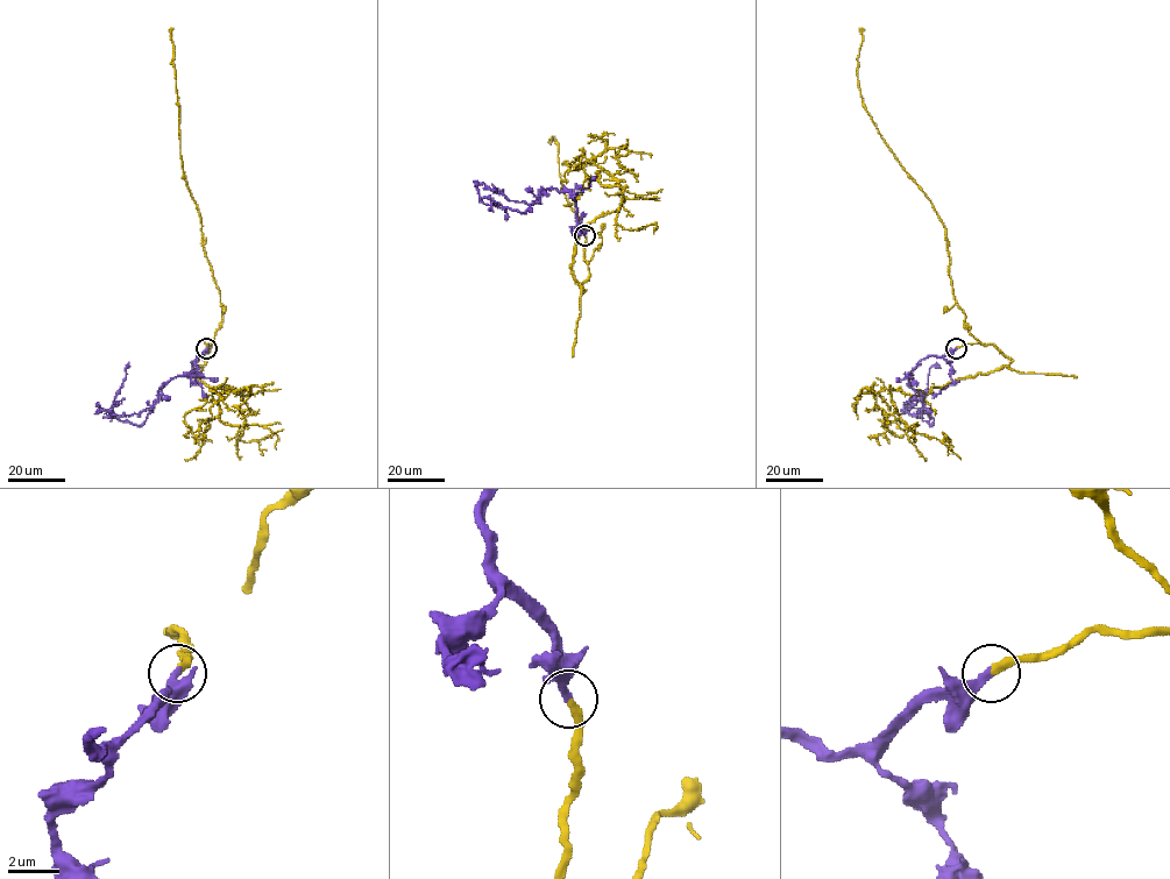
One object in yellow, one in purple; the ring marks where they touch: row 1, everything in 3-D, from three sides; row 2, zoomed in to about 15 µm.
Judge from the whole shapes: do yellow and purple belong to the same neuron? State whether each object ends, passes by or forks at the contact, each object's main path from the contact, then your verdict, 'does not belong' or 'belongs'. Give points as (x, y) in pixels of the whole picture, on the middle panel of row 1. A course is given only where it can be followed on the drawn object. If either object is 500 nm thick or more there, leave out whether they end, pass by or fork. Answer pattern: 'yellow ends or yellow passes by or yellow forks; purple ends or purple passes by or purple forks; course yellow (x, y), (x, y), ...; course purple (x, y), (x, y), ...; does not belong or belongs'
yellow ends; purple ends; course yellow (586, 236), (589, 261), (602, 239), (582, 227), (566, 199), (558, 146), (551, 140); course purple (586, 236), (576, 220), (576, 195), (568, 191), (543, 189), (524, 213), (490, 201), (504, 208), (506, 220); belongs

